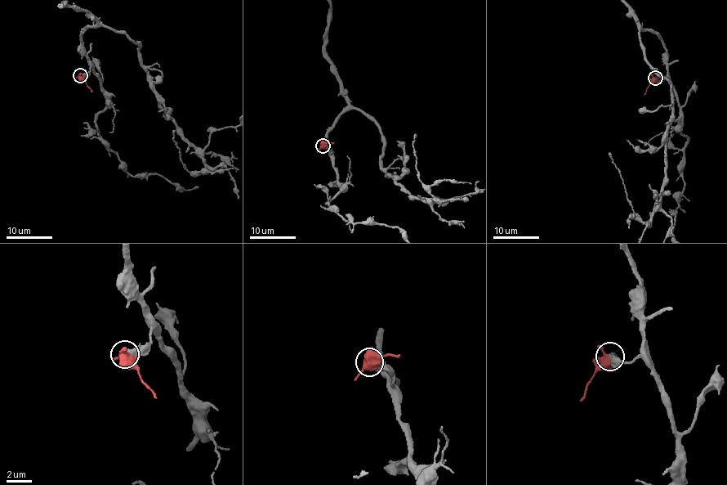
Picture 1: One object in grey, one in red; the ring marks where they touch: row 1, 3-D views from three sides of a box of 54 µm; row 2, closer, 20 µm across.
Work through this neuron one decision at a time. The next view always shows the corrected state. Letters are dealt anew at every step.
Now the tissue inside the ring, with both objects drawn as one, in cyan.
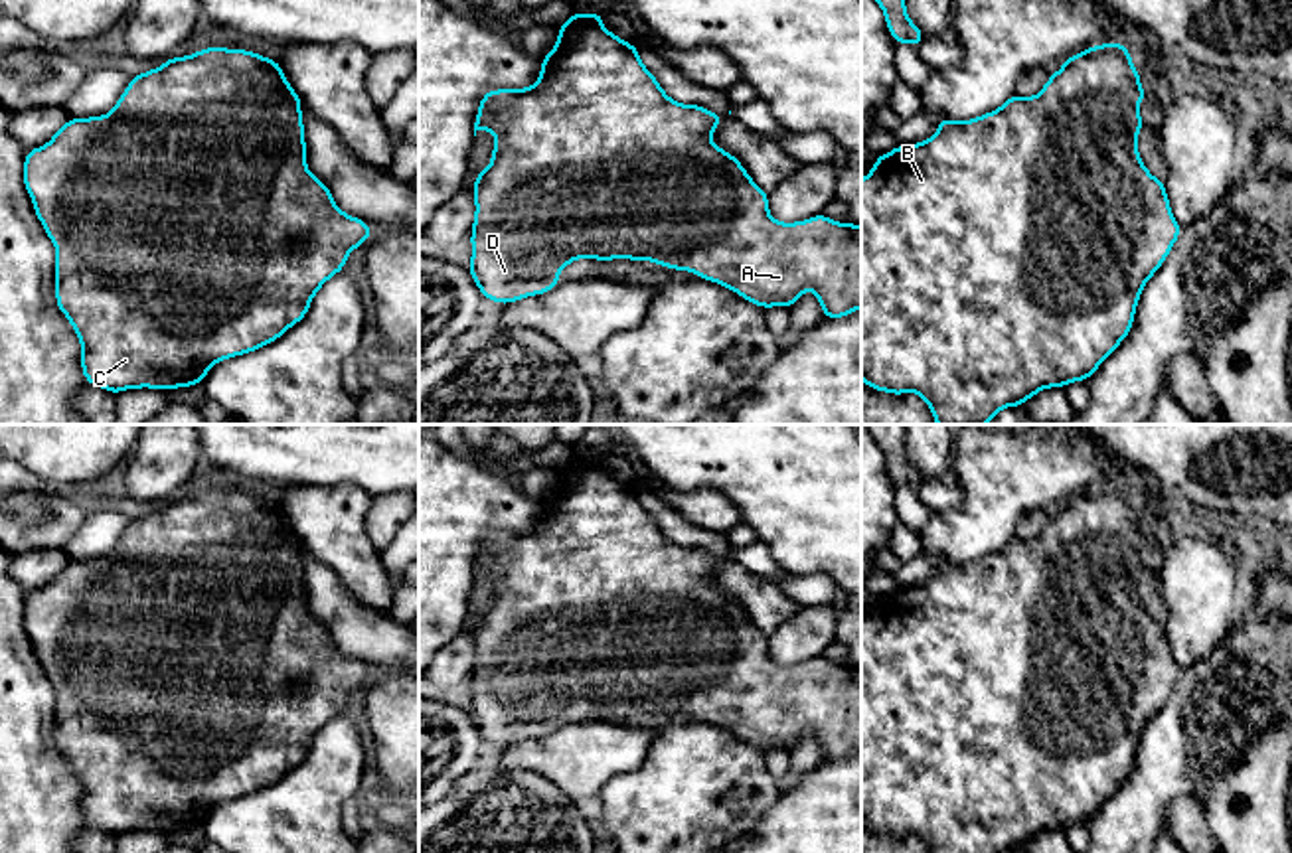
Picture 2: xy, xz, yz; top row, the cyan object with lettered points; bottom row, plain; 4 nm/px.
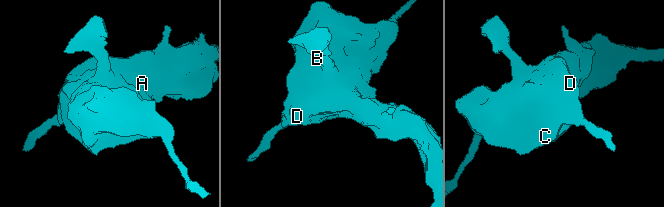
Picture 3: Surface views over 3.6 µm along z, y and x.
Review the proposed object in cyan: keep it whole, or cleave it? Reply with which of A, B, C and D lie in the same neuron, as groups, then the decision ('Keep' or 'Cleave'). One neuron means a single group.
Groups: A B C D. Keep

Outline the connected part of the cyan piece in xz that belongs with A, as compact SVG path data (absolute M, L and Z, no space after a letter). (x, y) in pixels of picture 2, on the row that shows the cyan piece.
M605 14L573 16L557 28L555 47L541 59L541 75L527 89L496 89L482 95L478 130L496 134L492 162L474 180L470 276L482 298L510 304L559 286L559 272L577 259L654 261L731 288L761 306L792 304L814 290L824 318L844 318L861 308L861 225L814 215L780 223L768 213L768 195L743 164L709 140L723 116L699 105L670 99L640 61L636 43L603 28Z

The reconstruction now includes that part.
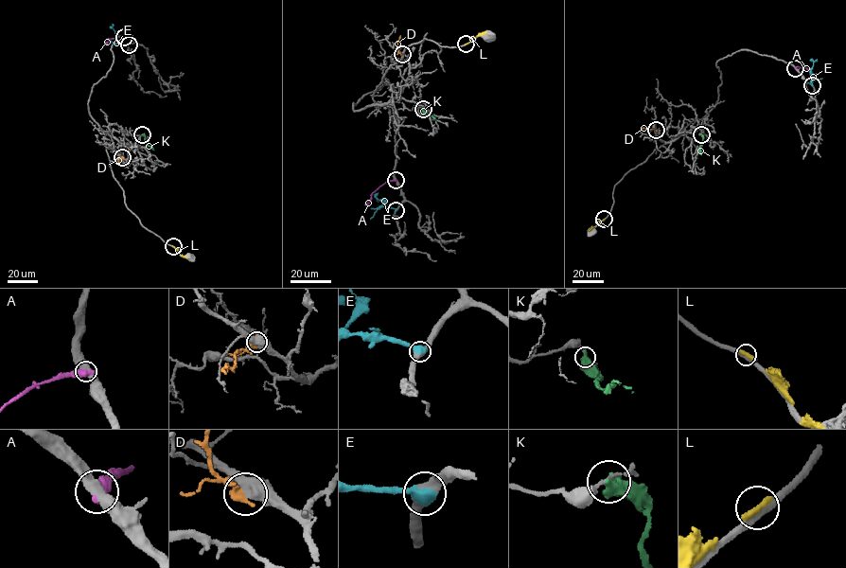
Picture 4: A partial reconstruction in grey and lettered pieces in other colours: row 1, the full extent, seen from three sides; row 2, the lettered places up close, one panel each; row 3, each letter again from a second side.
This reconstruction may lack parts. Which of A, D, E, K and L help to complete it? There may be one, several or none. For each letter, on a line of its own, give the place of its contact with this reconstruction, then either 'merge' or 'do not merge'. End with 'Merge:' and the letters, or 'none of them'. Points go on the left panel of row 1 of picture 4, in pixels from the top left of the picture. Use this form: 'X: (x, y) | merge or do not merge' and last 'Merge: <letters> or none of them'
A: (124, 37) | do not merge
D: (122, 157) | do not merge
E: (129, 44) | merge
K: (142, 134) | do not merge
L: (173, 246) | do not merge
Merge: E

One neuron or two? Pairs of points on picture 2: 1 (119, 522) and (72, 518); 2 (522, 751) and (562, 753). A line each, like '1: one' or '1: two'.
1: two
2: one

